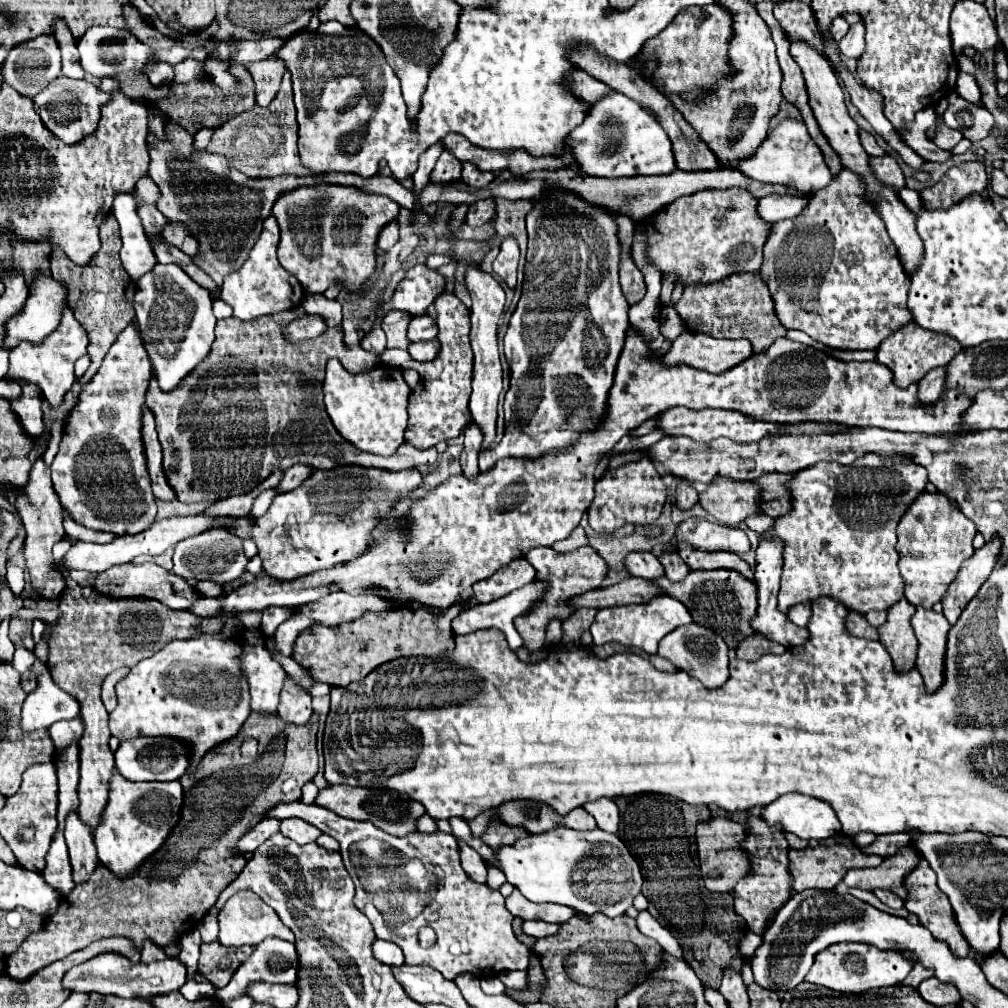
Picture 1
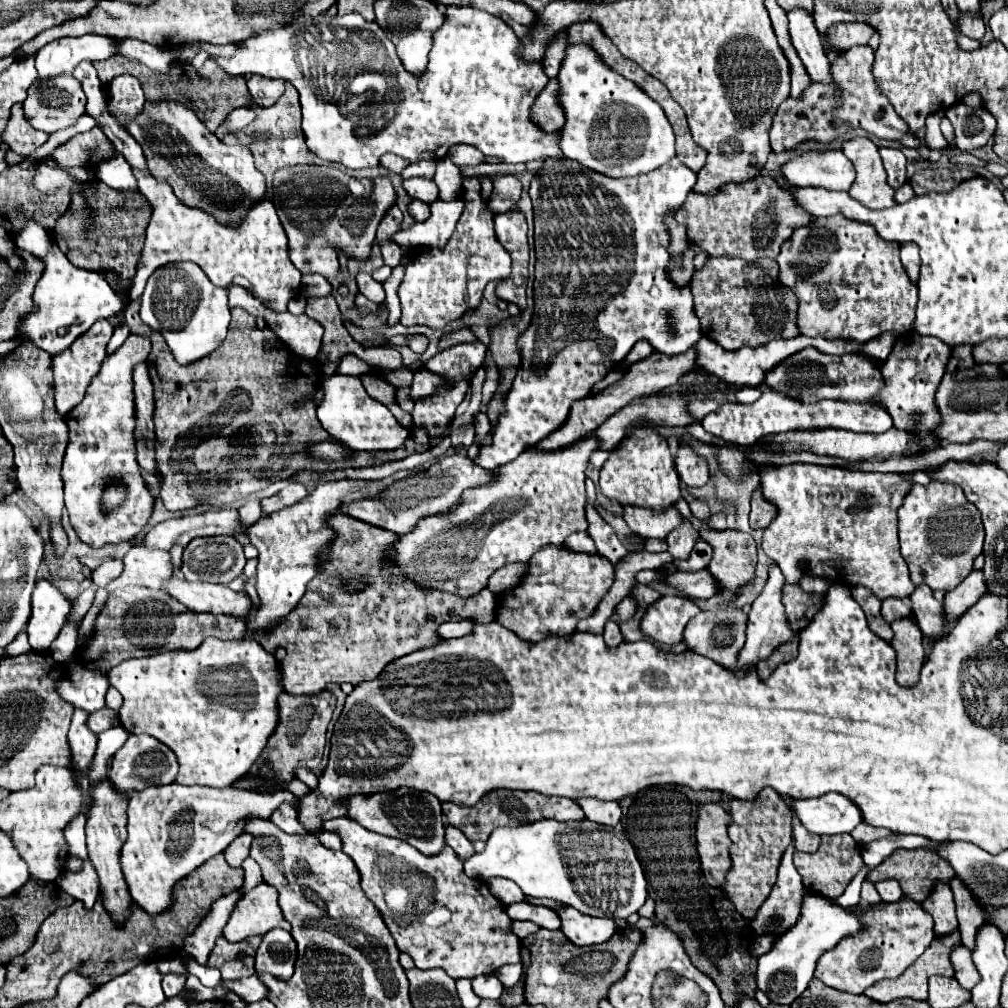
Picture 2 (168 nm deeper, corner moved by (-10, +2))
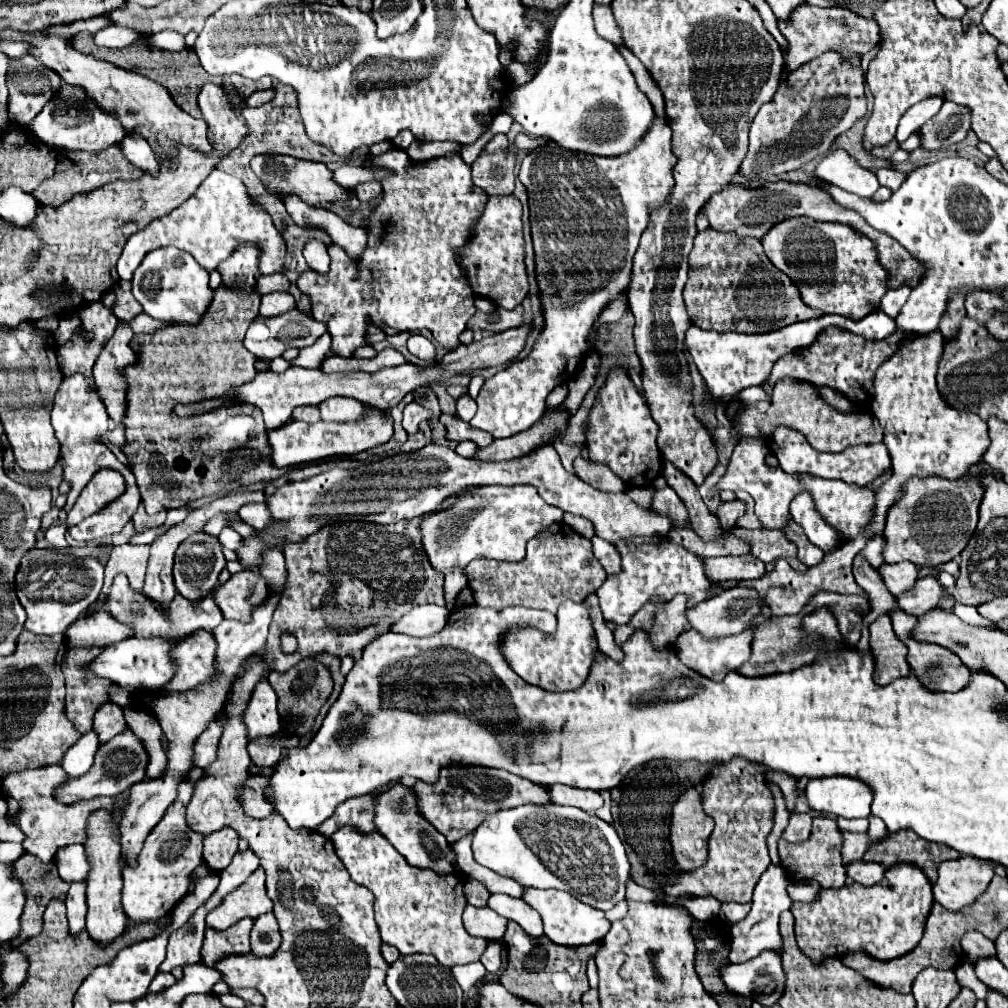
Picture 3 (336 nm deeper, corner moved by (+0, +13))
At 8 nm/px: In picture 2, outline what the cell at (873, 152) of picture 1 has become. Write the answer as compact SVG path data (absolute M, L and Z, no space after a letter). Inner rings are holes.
M879 147L879 155L883 159L889 185L895 189L901 187L907 181L907 175L905 175L907 159L905 159L905 155L899 149L891 149L891 147Z

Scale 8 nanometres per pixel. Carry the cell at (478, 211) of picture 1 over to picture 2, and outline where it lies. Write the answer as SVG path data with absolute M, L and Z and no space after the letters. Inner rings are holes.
M497 175L487 205L493 213L505 213L515 207L519 195L521 195L521 183L513 175Z

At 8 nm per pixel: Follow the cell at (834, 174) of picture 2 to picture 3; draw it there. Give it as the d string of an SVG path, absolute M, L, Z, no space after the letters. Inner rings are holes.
M845 150L829 152L815 170L815 176L823 182L843 188L845 192L871 198L879 190L879 180L867 168L861 168Z

